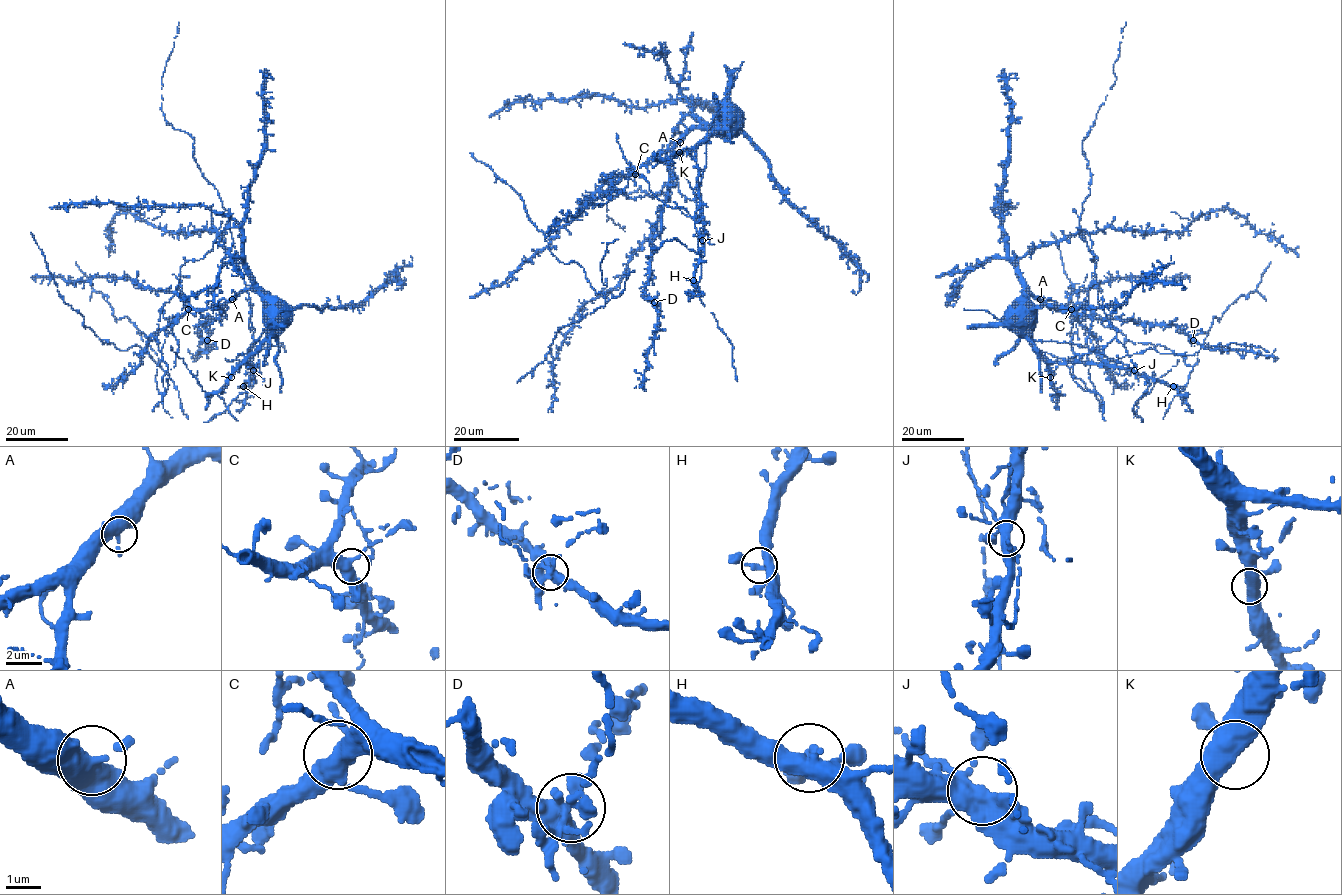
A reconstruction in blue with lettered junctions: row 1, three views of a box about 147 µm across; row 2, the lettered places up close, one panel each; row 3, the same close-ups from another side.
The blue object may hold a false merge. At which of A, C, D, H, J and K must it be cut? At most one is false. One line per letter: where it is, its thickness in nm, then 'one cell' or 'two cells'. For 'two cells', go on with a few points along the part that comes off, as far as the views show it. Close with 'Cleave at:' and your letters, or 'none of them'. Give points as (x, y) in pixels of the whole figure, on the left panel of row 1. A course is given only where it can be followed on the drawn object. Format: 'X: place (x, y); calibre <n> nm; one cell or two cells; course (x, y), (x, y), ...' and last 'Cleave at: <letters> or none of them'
A: place (232, 299); calibre 380 nm; one cell
C: place (188, 309); calibre 380 nm; one cell
D: place (207, 340); calibre 360 nm; one cell
H: place (243, 386); calibre 320 nm; one cell
J: place (253, 370); calibre 400 nm; two cells; course (253, 370), (250, 299), (228, 223), (180, 267), (160, 311), (166, 390), (178, 344), (158, 310)
K: place (231, 377); calibre 380 nm; one cell
Cleave at: J

